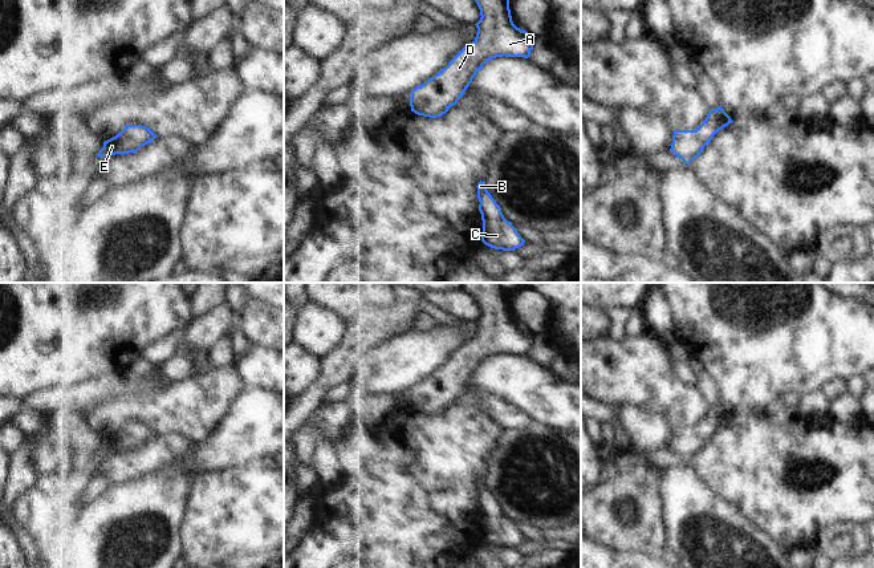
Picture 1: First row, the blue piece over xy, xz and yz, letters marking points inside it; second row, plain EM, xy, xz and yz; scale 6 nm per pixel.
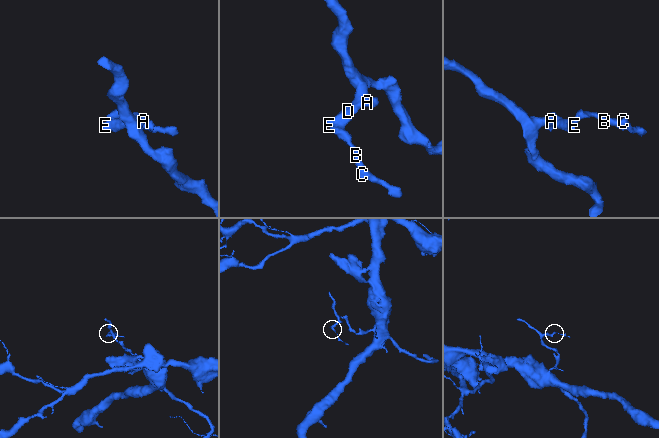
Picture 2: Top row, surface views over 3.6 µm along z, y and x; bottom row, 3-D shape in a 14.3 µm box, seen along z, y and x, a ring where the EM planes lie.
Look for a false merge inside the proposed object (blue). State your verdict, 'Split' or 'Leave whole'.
Leave whole.

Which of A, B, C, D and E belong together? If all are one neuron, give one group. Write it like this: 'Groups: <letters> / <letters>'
Groups: A B C D E.

